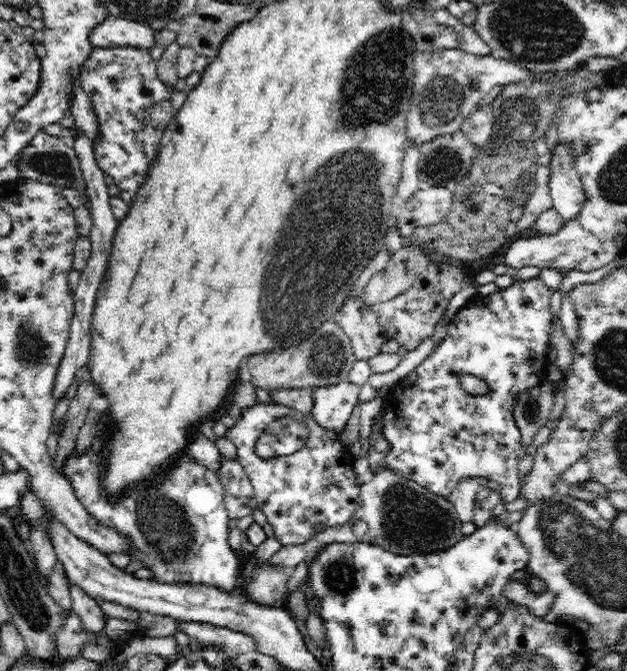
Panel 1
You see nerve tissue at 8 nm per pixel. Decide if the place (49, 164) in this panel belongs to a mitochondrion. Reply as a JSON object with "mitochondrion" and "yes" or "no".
{"mitochondrion":"yes"}

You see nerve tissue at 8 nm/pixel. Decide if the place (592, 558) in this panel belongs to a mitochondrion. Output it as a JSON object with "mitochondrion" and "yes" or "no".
{"mitochondrion":"yes"}

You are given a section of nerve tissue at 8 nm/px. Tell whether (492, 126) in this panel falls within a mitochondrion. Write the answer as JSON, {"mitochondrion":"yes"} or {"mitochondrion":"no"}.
{"mitochondrion":"yes"}

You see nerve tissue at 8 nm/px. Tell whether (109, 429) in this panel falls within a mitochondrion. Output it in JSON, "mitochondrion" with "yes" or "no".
{"mitochondrion":"no"}

